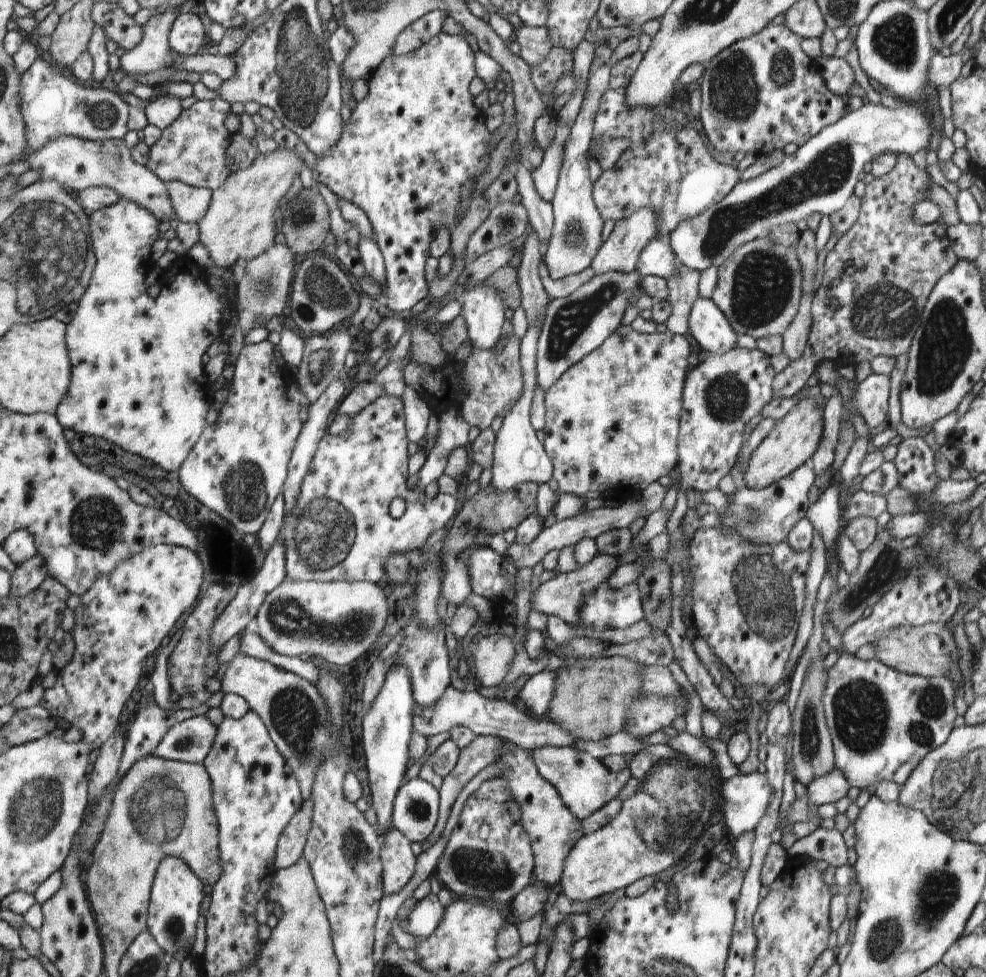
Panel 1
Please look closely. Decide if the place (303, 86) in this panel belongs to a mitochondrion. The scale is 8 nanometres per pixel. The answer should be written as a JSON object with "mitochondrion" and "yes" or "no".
{"mitochondrion":"yes"}

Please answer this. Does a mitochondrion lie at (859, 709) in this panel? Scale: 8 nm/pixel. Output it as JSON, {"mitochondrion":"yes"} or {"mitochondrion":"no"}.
{"mitochondrion":"yes"}

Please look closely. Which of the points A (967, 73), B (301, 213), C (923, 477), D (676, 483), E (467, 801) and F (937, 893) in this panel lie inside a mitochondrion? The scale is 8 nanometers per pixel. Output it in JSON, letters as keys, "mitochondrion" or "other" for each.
{"A":"other","B":"mitochondrion","C":"other","D":"other","E":"other","F":"mitochondrion"}

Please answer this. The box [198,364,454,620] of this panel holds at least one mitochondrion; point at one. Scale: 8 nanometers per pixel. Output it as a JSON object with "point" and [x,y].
{"point":[322,530]}

